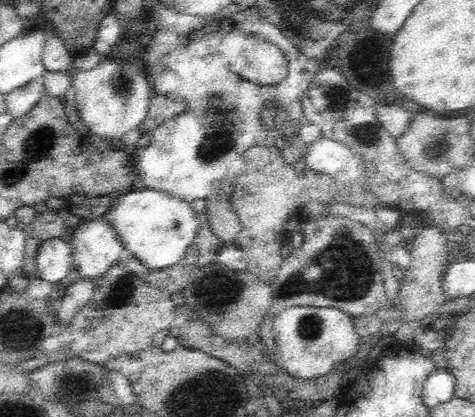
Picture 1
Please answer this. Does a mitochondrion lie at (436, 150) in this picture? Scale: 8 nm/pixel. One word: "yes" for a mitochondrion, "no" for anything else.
yes

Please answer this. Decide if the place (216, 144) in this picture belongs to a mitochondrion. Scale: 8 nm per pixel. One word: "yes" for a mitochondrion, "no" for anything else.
yes

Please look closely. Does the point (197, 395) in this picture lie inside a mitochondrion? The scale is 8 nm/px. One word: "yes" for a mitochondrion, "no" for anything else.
yes

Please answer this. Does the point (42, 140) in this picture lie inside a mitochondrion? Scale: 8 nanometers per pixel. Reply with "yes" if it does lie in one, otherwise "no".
yes

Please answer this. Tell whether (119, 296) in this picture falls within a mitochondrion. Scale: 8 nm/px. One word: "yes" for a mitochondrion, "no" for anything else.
yes

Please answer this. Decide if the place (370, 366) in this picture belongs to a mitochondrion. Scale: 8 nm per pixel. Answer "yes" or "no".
no

